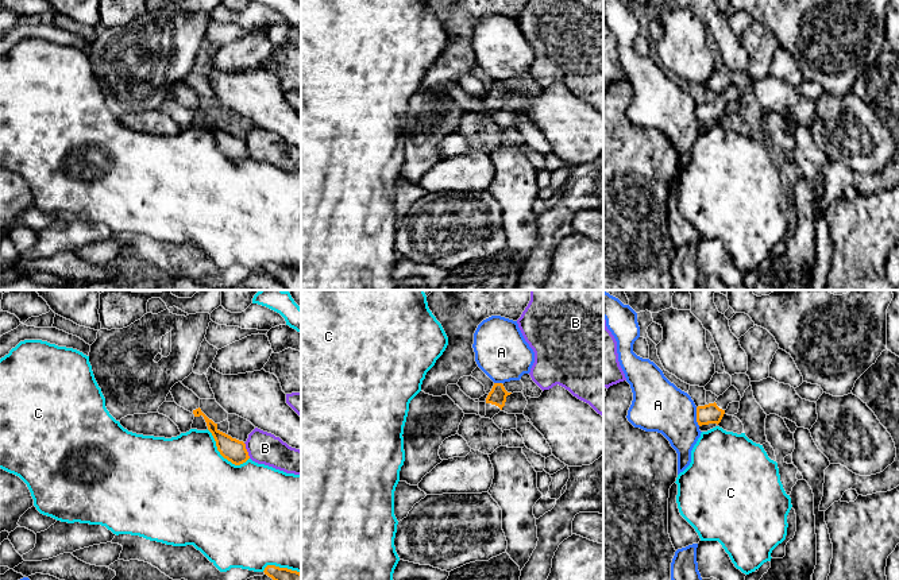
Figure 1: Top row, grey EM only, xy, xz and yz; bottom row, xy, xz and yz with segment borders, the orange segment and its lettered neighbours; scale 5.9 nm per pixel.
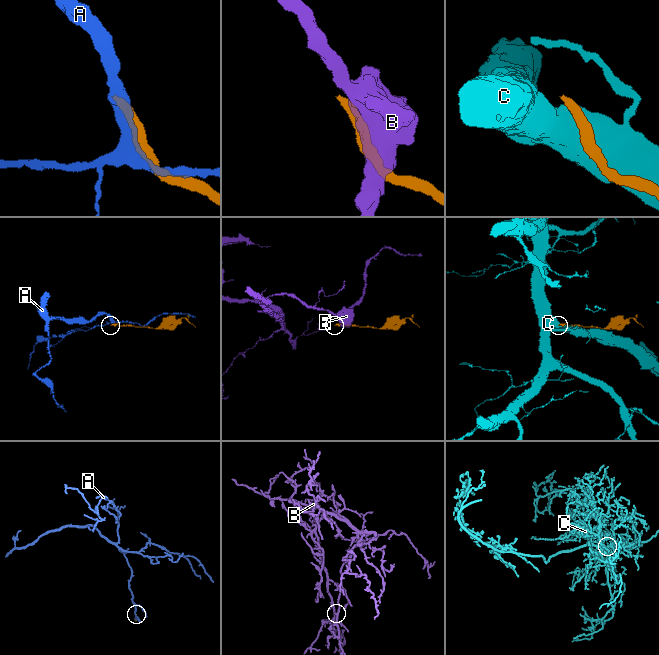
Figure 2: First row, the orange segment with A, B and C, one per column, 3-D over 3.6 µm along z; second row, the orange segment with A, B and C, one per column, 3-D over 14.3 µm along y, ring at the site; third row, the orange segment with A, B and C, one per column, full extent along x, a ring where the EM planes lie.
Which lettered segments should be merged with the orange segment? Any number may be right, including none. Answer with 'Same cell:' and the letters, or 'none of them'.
Same cell: none of them

